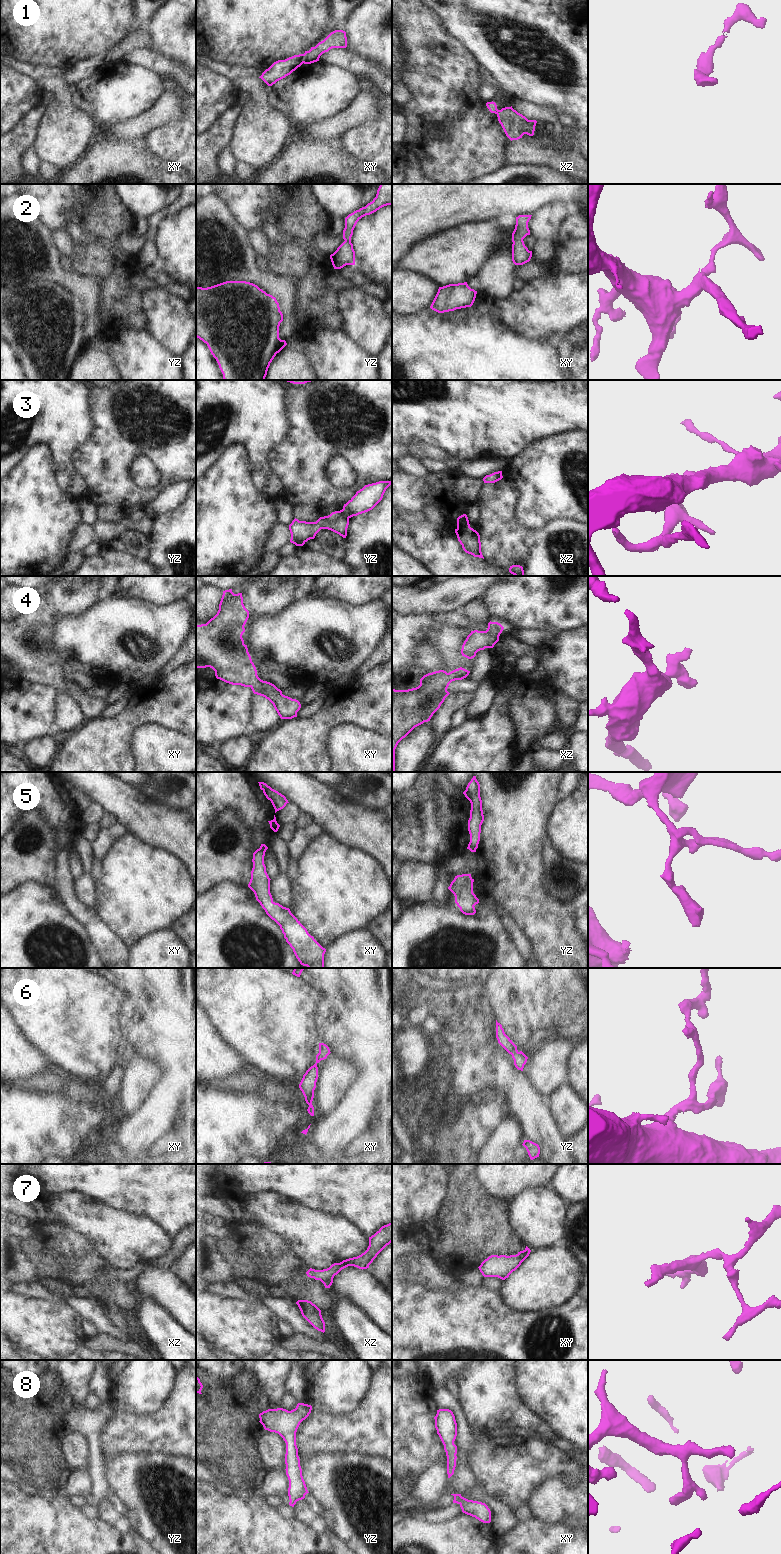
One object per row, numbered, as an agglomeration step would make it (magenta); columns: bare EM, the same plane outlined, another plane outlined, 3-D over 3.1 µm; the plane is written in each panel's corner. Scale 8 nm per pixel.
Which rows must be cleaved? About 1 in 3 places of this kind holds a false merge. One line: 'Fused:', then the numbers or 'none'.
Fused: 1, 3

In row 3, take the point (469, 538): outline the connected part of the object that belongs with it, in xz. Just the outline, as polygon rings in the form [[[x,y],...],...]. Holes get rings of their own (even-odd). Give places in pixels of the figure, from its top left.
[[[469,526],[463,529],[455,529],[455,533],[466,553],[484,559],[481,552],[480,535],[476,530]]]

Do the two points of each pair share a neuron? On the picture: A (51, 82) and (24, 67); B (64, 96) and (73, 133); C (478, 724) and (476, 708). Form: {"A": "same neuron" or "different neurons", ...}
{"A": "different neurons", "B": "same neuron", "C": "different neurons"}

